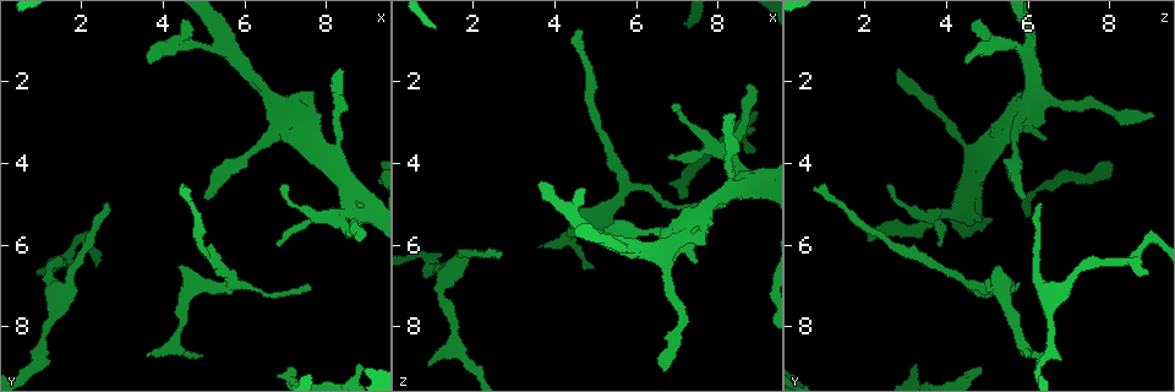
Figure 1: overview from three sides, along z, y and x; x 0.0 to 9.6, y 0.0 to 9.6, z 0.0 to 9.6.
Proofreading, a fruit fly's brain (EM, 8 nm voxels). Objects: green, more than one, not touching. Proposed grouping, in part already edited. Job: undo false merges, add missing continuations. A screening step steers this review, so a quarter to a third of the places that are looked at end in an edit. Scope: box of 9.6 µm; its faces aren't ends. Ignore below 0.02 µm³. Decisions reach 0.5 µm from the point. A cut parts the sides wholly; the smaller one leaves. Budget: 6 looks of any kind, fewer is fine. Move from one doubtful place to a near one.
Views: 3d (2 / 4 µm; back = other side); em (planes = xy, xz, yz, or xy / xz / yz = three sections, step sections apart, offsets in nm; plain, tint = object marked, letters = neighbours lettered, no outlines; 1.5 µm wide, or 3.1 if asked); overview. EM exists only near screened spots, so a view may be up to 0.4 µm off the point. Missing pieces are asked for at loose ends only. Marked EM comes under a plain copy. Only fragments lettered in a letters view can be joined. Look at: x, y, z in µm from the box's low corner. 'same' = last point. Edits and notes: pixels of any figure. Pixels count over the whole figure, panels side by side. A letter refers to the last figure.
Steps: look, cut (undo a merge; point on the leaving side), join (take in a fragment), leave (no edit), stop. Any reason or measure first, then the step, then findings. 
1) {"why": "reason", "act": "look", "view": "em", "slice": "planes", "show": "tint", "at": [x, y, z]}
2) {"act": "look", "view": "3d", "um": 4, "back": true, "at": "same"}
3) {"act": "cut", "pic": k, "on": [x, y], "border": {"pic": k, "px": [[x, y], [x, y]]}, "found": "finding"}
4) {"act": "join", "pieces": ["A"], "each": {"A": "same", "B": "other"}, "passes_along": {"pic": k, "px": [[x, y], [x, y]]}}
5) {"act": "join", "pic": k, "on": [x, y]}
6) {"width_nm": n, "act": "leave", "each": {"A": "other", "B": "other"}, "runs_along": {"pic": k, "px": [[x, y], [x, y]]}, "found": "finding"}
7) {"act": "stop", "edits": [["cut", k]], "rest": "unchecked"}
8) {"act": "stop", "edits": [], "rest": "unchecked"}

{"why": "an open end", "act": "look", "view": "3d", "um": 4, "back": true, "at": [8.30, 1.70, 2.85]}

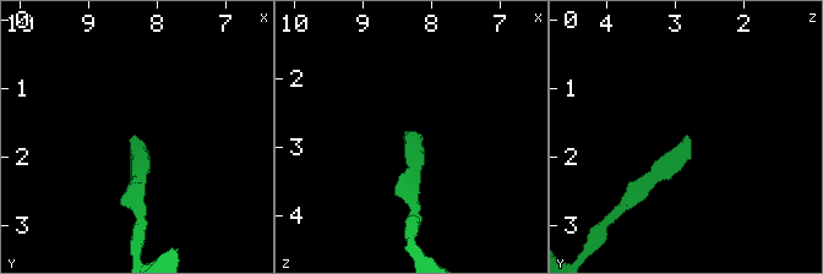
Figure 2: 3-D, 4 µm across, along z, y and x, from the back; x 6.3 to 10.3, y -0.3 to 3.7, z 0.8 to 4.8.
{"why": "need the tissue", "act": "look", "view": "em", "slice": "planes", "show": "letters", "at": [8.40, 1.70, 2.80]}

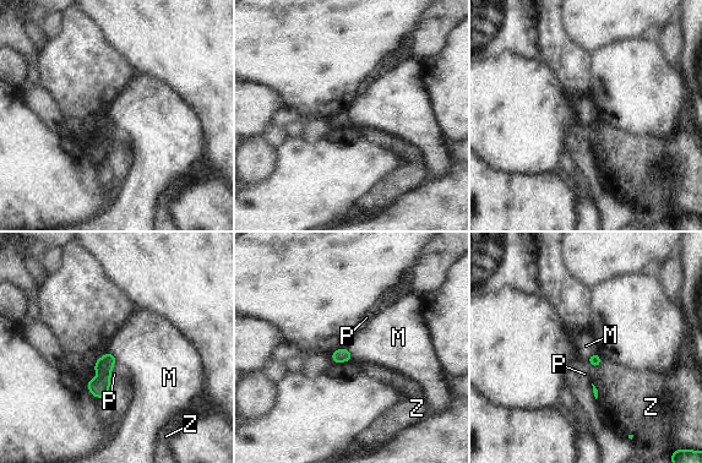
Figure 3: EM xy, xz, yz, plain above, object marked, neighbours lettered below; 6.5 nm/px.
{"act": "leave", "each": {"M": "other", "P": "other", "Z": "other"}, "border": {"pic": 3, "px": [[346, 347], [353, 359]]}, "found": "no lettered fragment goes on from it"}

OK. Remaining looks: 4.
{"why": "thick turns thin", "act": "look", "view": "3d", "um": 4, "at": [7.60, 3.25, 5.25]}

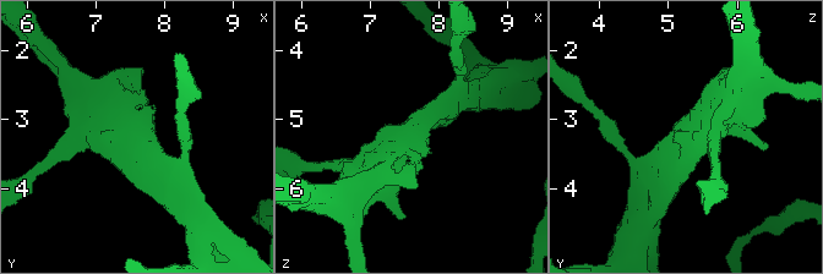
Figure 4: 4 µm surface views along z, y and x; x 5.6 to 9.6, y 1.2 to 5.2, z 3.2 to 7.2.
{"act": "look", "view": "em", "slice": "planes", "show": "tint", "at": [7.55, 3.25, 5.20]}

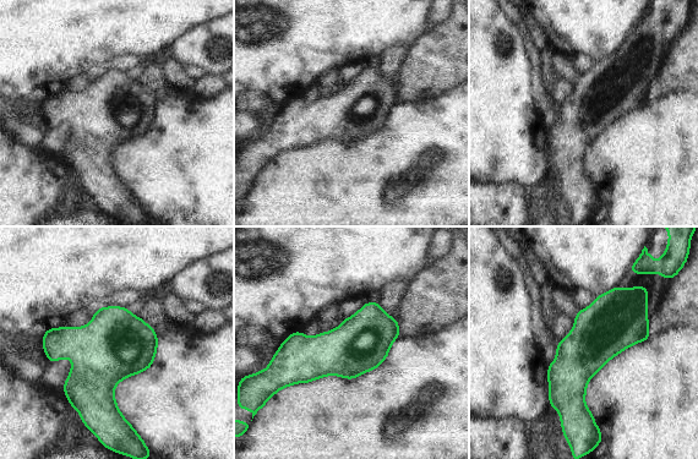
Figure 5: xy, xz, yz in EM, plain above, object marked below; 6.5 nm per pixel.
{"why": "see the neighbours", "act": "look", "view": "em", "slice": "planes", "show": "letters", "at": "same"}

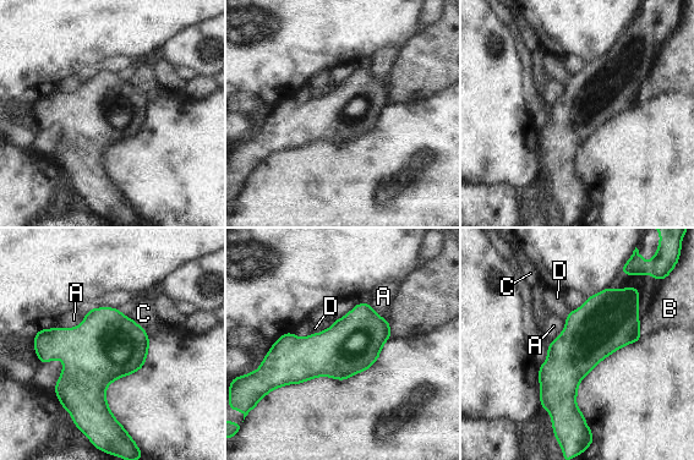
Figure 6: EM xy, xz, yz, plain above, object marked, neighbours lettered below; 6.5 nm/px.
{"act": "leave", "each": {"A": "other", "B": "other", "C": "other", "D": "other"}, "found": "continuous, no second neuron"}

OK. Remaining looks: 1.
{"act": "stop", "edits": [], "rest": "unchecked"}

